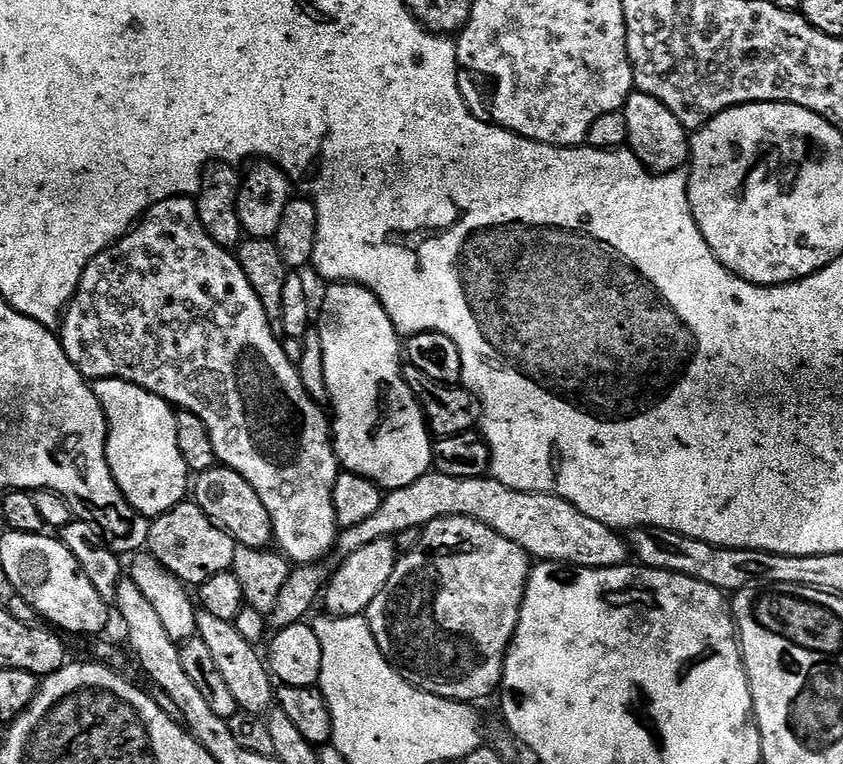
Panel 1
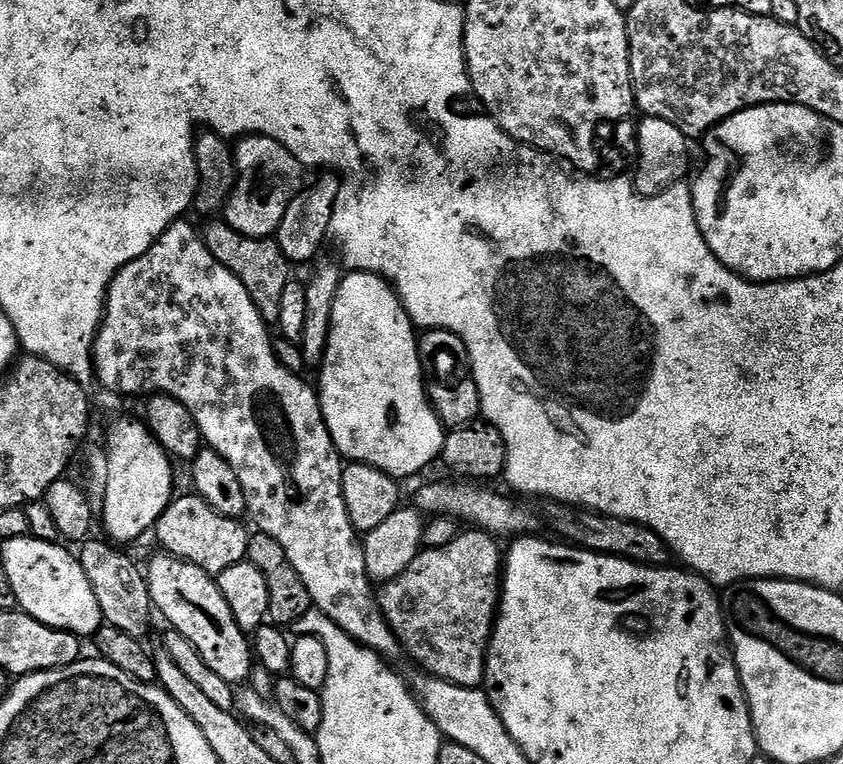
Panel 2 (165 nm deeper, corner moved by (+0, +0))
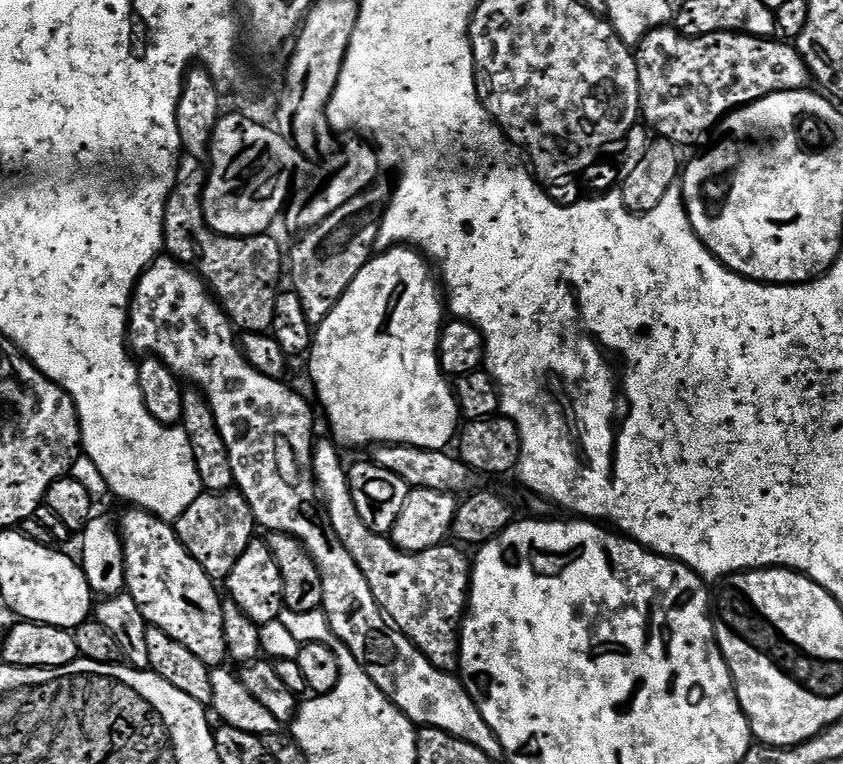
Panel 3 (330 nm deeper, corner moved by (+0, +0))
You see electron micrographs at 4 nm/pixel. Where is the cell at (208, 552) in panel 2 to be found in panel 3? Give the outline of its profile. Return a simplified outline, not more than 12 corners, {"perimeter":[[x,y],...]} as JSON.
{"perimeter":[[239,490],[201,491],[174,522],[223,581],[258,532]]}

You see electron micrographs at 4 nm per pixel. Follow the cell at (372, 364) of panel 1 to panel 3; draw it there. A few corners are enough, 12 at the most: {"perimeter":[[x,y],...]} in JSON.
{"perimeter":[[411,246],[315,329],[335,443],[445,451],[462,424],[446,300]]}

